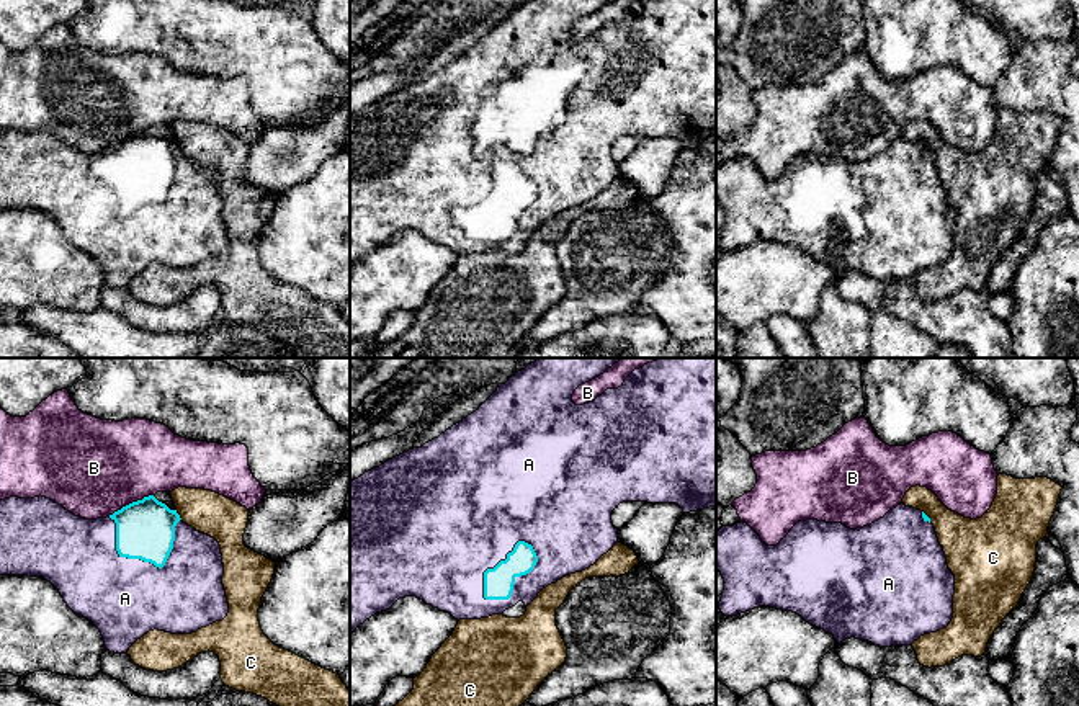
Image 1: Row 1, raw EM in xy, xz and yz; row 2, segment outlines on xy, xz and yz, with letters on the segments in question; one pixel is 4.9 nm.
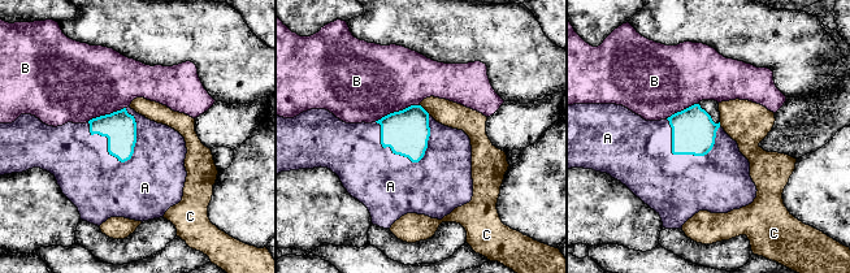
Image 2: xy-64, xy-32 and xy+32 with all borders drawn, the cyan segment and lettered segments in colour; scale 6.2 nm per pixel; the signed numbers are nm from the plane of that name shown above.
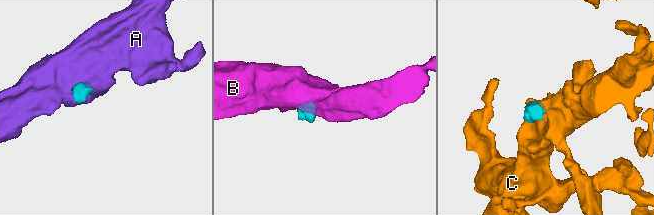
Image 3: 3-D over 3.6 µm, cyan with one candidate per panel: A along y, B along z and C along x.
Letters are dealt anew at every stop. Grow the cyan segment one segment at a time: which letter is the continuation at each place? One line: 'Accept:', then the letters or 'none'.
Accept: A

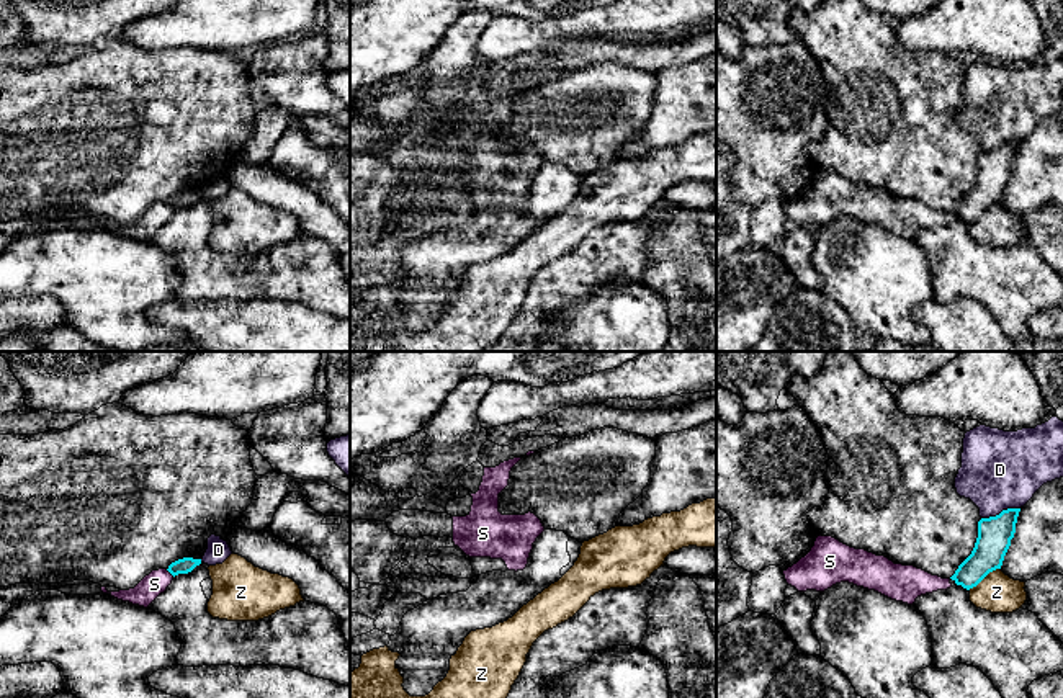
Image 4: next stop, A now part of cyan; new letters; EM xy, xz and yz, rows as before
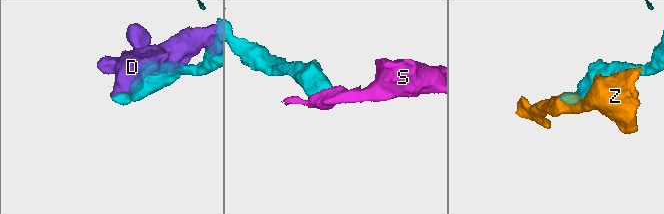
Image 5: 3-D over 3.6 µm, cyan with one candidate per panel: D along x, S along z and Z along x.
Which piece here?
Accept: none

